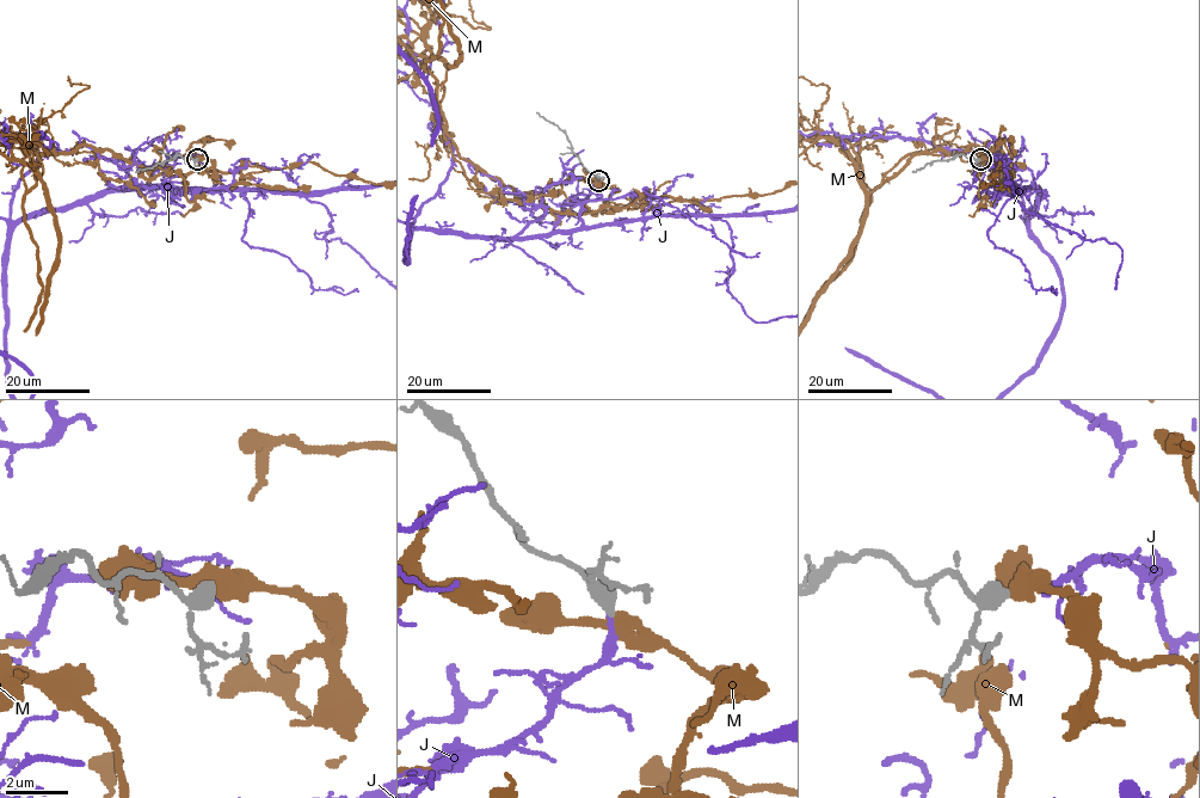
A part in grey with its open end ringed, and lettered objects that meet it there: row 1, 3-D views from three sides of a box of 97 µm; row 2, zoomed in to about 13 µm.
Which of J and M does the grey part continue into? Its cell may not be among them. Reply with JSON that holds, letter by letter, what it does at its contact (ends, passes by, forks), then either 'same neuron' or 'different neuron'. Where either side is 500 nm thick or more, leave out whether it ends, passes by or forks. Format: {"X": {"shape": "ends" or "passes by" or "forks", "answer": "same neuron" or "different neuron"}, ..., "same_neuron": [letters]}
{"J": {"answer": "same neuron"}, "M": {"answer": "different neuron"}, "same_neuron": ["J"]}

